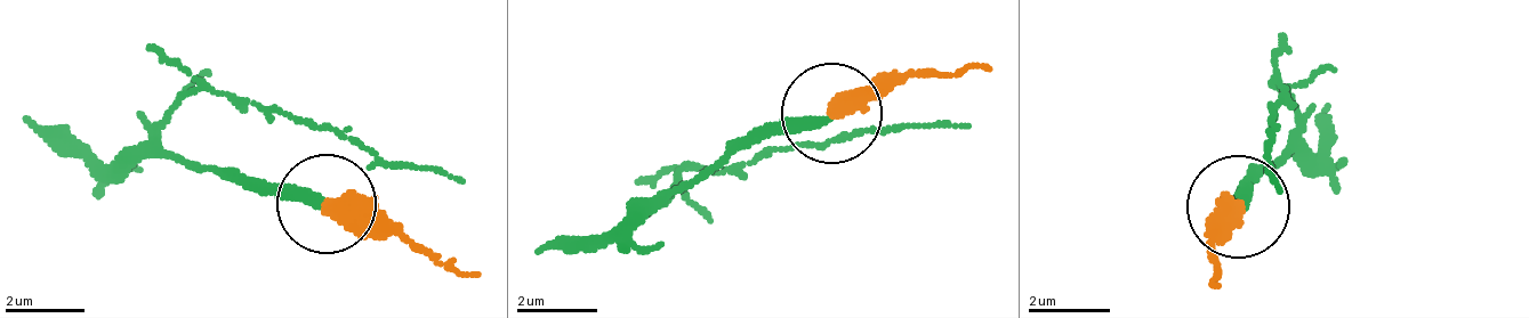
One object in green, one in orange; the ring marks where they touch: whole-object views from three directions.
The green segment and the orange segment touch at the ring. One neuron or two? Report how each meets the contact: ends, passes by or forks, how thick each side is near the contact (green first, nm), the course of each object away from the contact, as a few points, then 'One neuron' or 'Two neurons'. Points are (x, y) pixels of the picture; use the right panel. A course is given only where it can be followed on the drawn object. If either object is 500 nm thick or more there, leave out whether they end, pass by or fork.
Thickness 200 nm (green) against 550 nm. Course of green: (1245, 209), (1240, 184), (1280, 149), (1298, 107), (1278, 80), (1268, 171), (1282, 195). Course of orange: (1234, 209), (1240, 210), (1209, 253), (1222, 288). One neuron

